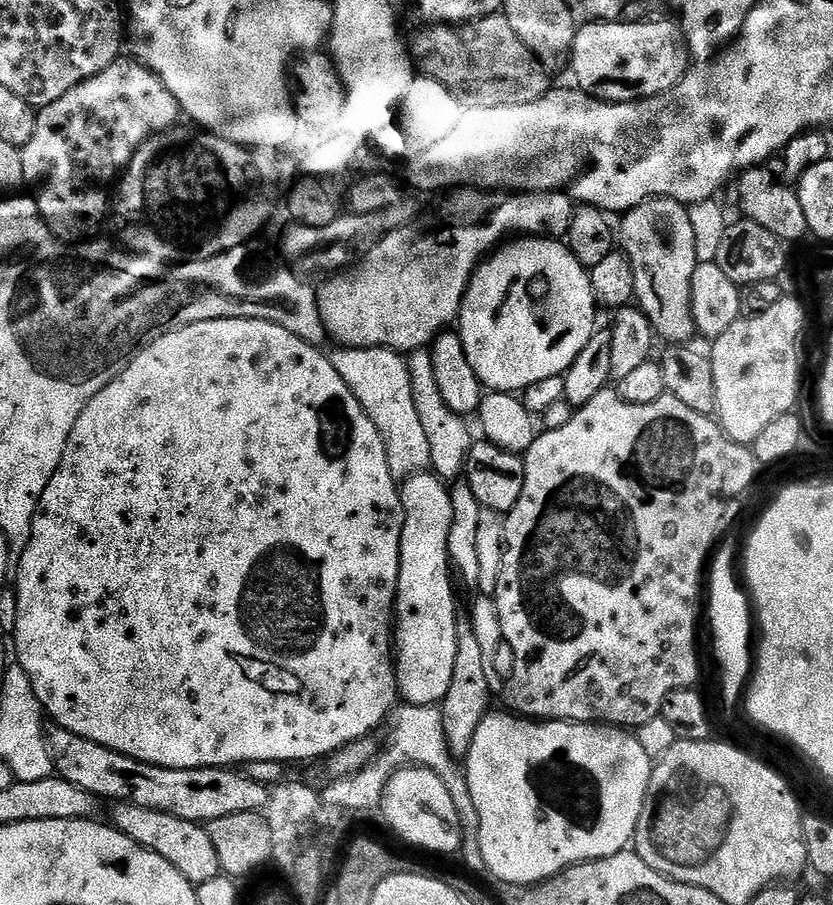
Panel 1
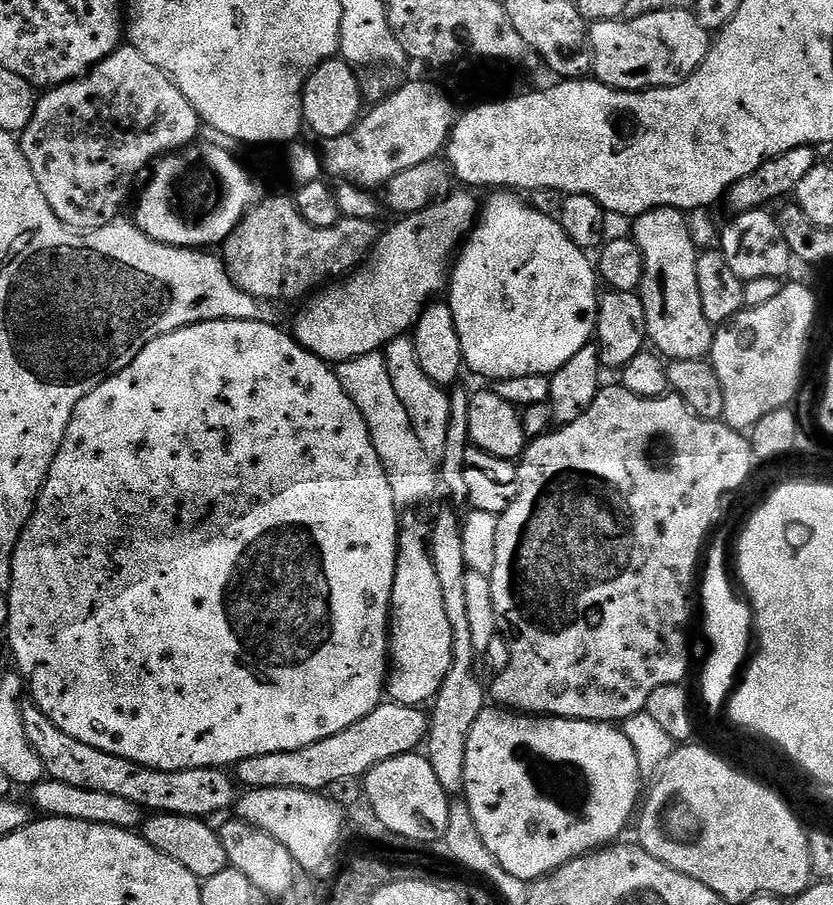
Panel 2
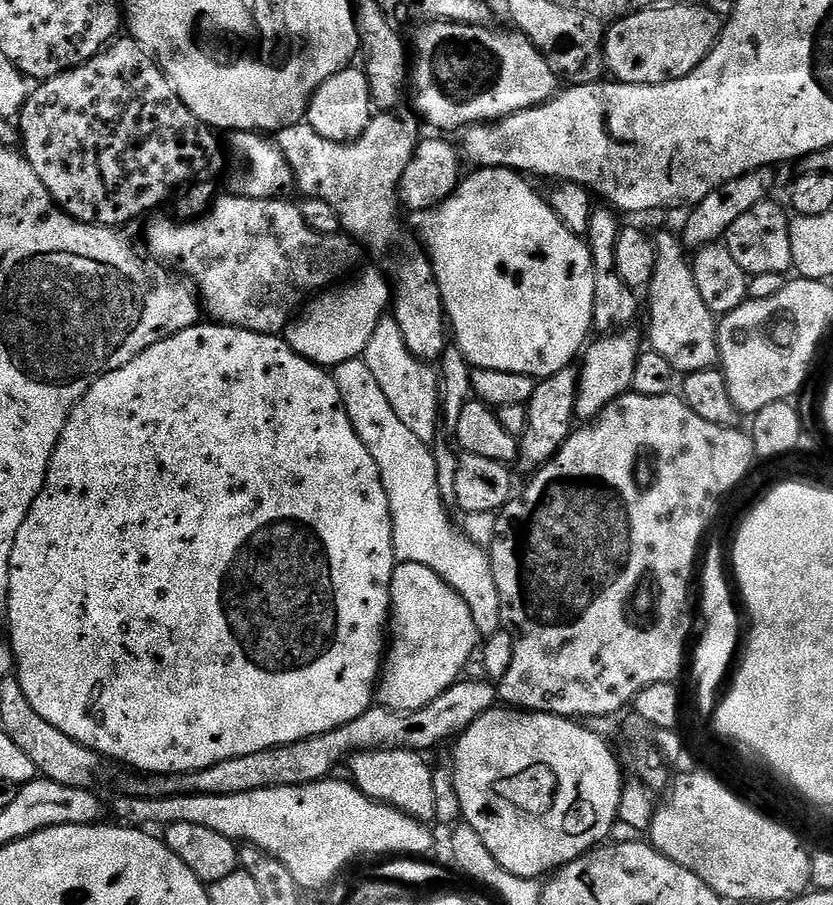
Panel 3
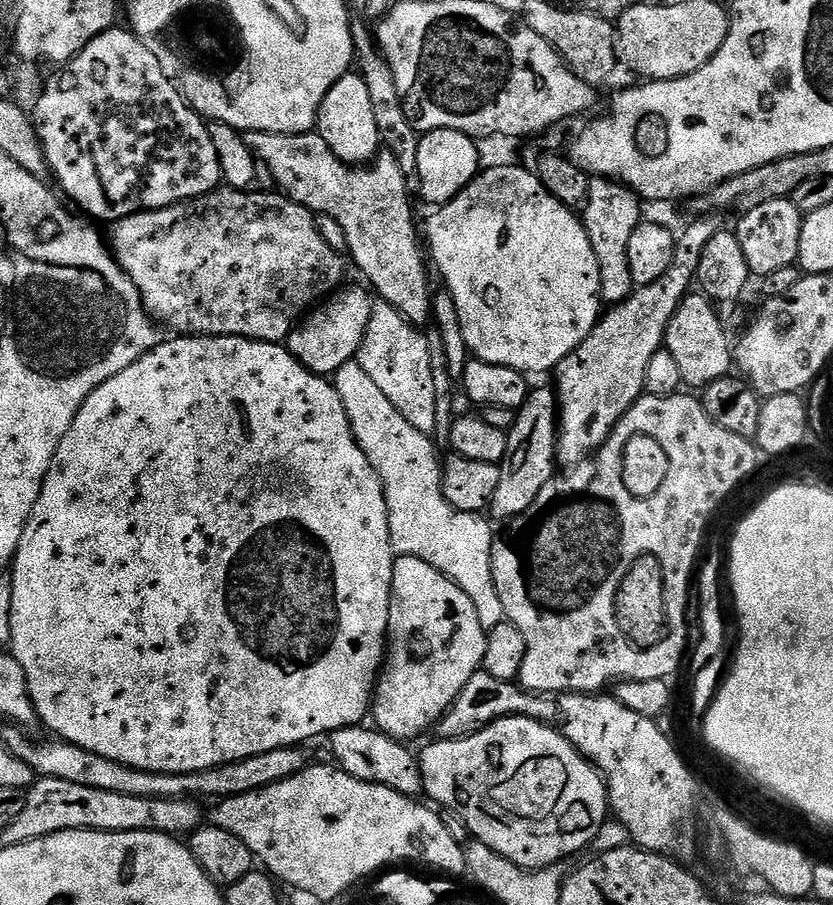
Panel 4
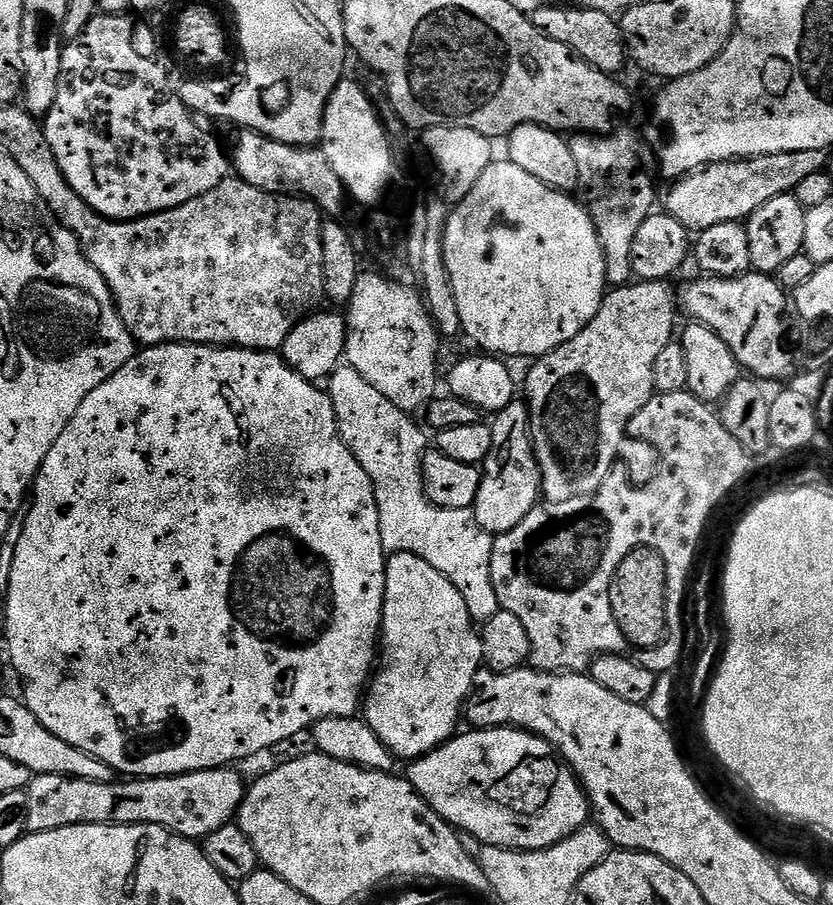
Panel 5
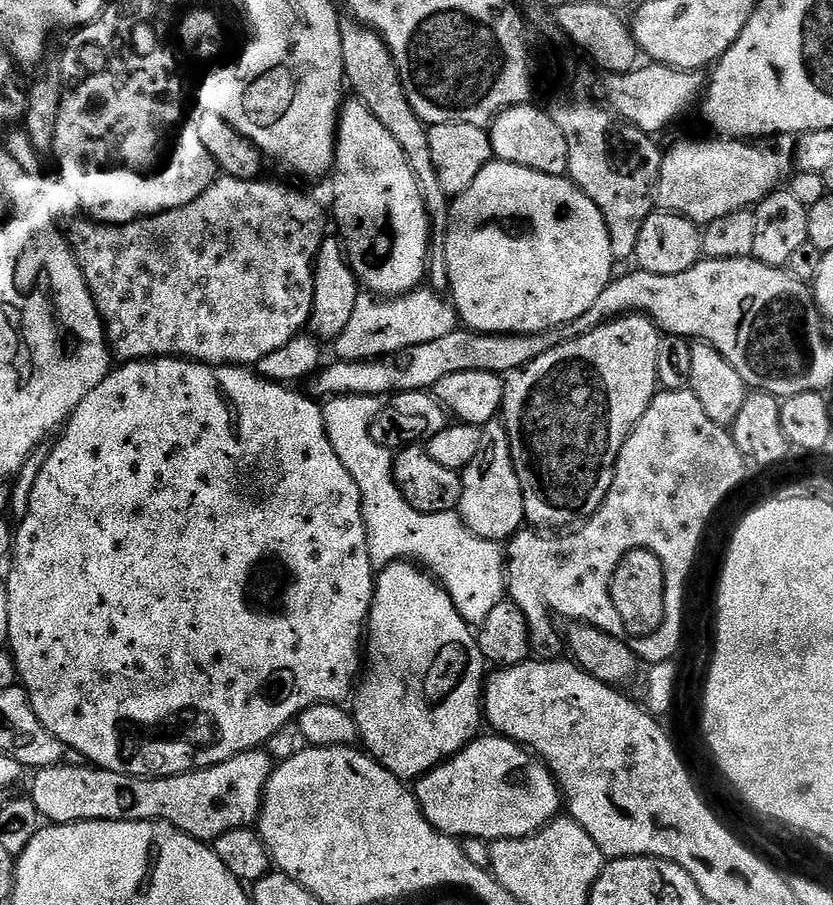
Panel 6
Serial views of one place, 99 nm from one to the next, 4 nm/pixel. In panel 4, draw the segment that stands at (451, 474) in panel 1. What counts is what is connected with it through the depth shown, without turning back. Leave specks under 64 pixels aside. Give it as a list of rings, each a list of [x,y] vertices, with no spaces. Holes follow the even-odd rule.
[[[377,299],[372,305],[370,322],[366,325],[366,334],[362,346],[356,351],[357,364],[366,370],[366,374],[390,398],[390,403],[414,430],[432,434],[437,417],[437,399],[434,398],[433,371],[430,368],[430,355],[427,350],[427,338],[417,325],[410,323],[394,306]]]

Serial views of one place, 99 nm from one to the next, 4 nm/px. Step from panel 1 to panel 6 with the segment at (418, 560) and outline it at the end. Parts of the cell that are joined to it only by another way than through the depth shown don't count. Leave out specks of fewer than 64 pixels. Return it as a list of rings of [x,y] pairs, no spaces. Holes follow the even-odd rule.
[[[398,560],[395,564],[387,564],[386,567],[379,569],[376,576],[376,593],[372,596],[372,608],[368,612],[366,625],[366,671],[354,692],[356,731],[362,744],[364,740],[363,747],[368,755],[373,756],[383,768],[390,770],[401,780],[412,782],[423,776],[425,772],[429,772],[430,769],[437,768],[449,756],[455,756],[456,753],[463,750],[465,746],[477,739],[481,731],[479,730],[480,724],[482,728],[482,697],[486,679],[484,668],[486,669],[486,661],[480,652],[477,633],[462,618],[462,614],[458,614],[450,594],[435,576],[429,574],[423,567],[407,560]]]

